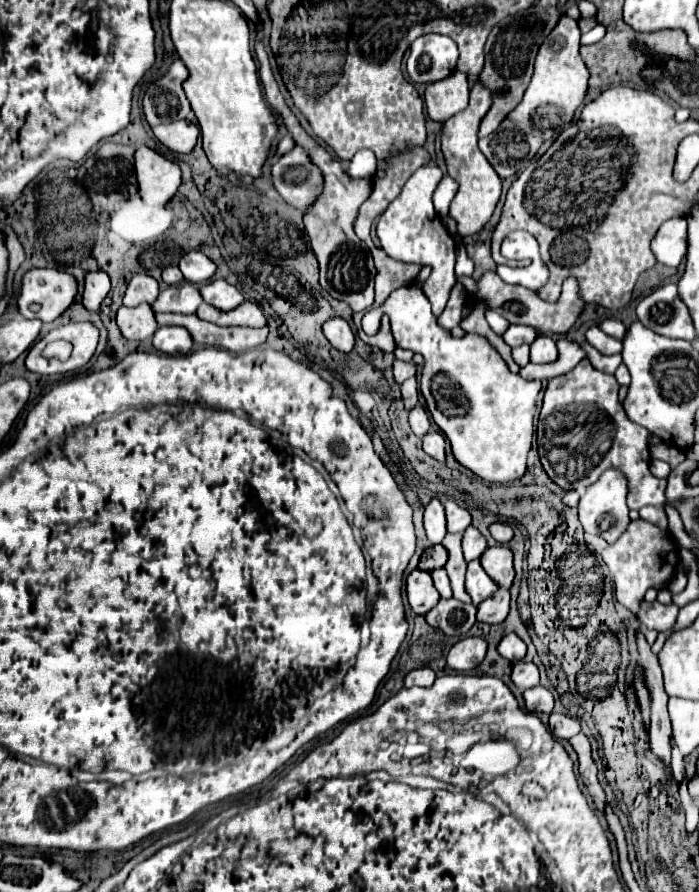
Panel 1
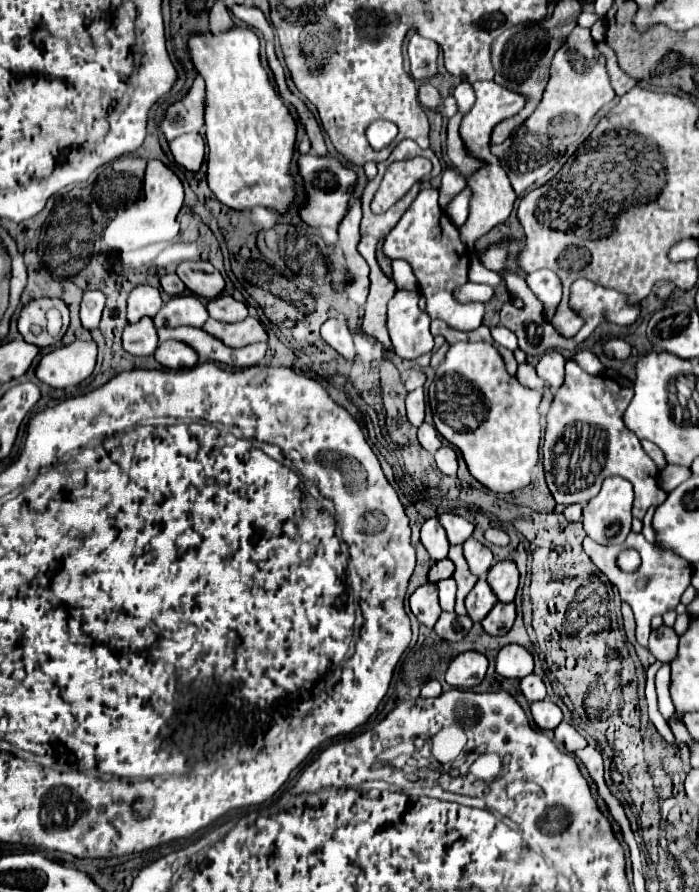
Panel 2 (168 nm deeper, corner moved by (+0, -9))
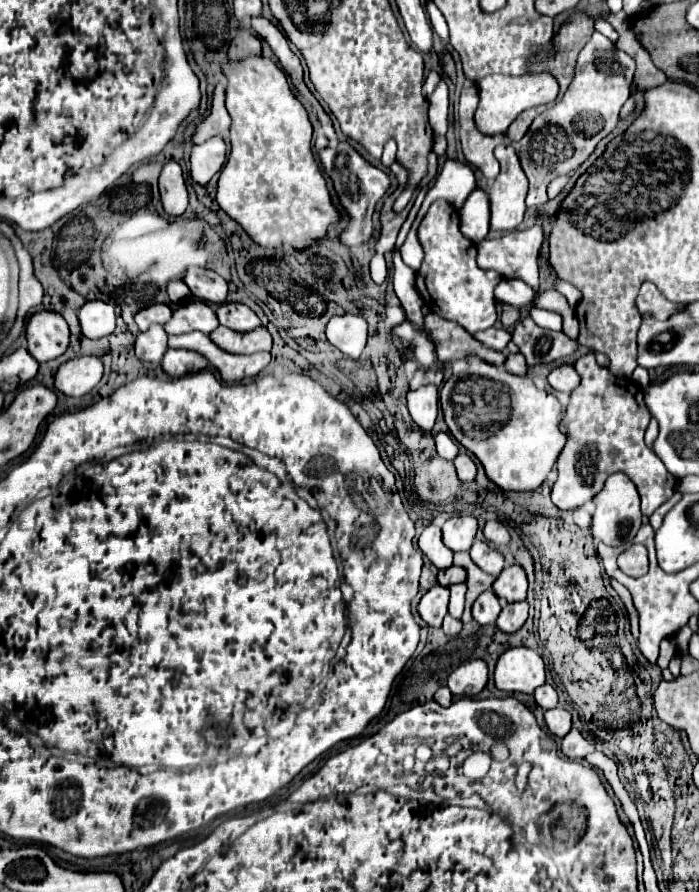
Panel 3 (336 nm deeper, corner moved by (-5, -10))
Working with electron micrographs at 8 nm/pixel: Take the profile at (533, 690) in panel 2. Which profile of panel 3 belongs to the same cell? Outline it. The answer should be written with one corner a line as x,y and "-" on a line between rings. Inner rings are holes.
549,684
539,686
539,688
533,692
533,696
535,696
535,702
537,702
541,708
545,708
545,710
557,706
557,692
555,692
553,686
549,686

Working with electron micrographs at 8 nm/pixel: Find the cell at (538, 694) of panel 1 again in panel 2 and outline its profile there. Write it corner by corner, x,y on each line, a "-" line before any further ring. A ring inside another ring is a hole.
548,699
538,701
538,703
532,703
530,709
532,709
534,723
536,723
540,729
550,729
550,731
552,731
552,729
556,729
556,727
560,725
560,721
562,721
562,709
560,709
556,703
548,701

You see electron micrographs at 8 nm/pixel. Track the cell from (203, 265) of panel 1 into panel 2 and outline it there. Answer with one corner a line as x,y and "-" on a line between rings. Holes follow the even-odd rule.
184,261
178,265
178,277
198,297
214,299
224,289
224,277
206,261

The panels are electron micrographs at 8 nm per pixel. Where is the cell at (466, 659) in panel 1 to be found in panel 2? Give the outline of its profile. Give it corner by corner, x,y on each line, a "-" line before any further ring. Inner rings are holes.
478,651
460,653
446,671
446,683
456,689
472,689
476,687
488,669
488,659

